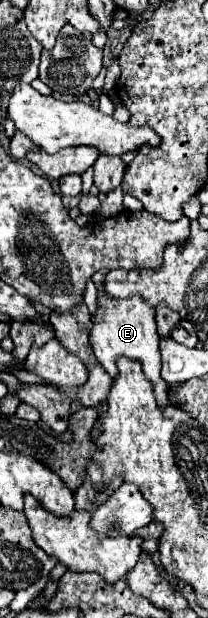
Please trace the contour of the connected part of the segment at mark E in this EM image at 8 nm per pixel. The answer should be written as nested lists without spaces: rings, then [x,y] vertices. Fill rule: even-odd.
[[[106,291],[98,293],[98,307],[92,317],[92,331],[90,331],[90,345],[96,353],[100,365],[110,373],[116,375],[116,357],[128,355],[130,359],[138,359],[144,367],[146,377],[154,383],[156,401],[160,407],[166,407],[168,401],[168,383],[160,377],[160,359],[158,359],[158,331],[154,323],[154,307],[150,307],[140,295],[132,295],[128,299],[114,299]]]

